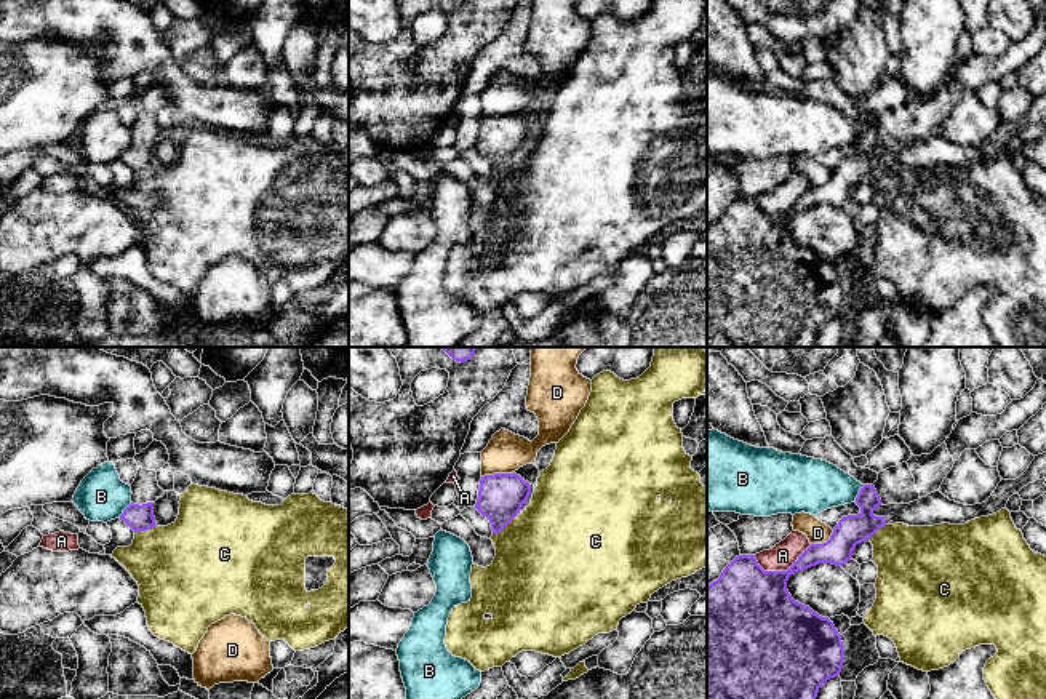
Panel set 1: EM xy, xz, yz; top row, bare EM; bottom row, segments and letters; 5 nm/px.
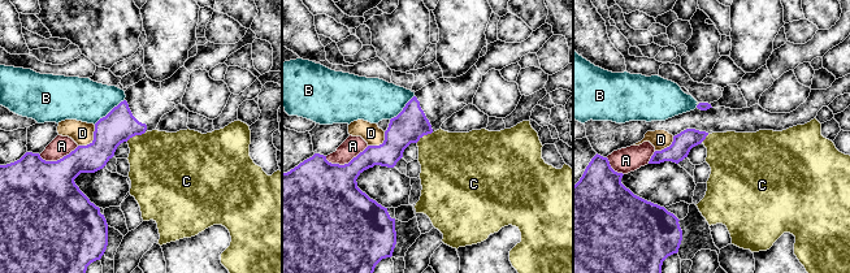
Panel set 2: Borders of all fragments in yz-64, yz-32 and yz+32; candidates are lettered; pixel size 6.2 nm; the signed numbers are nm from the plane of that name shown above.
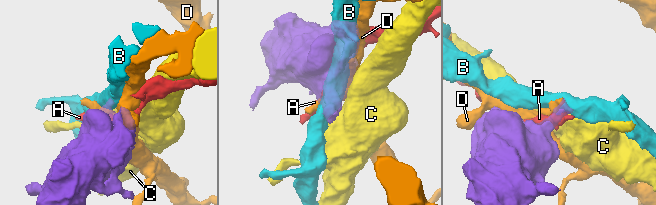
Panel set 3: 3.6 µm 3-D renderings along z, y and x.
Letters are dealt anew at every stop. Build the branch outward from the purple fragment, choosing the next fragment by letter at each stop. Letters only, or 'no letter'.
no letter

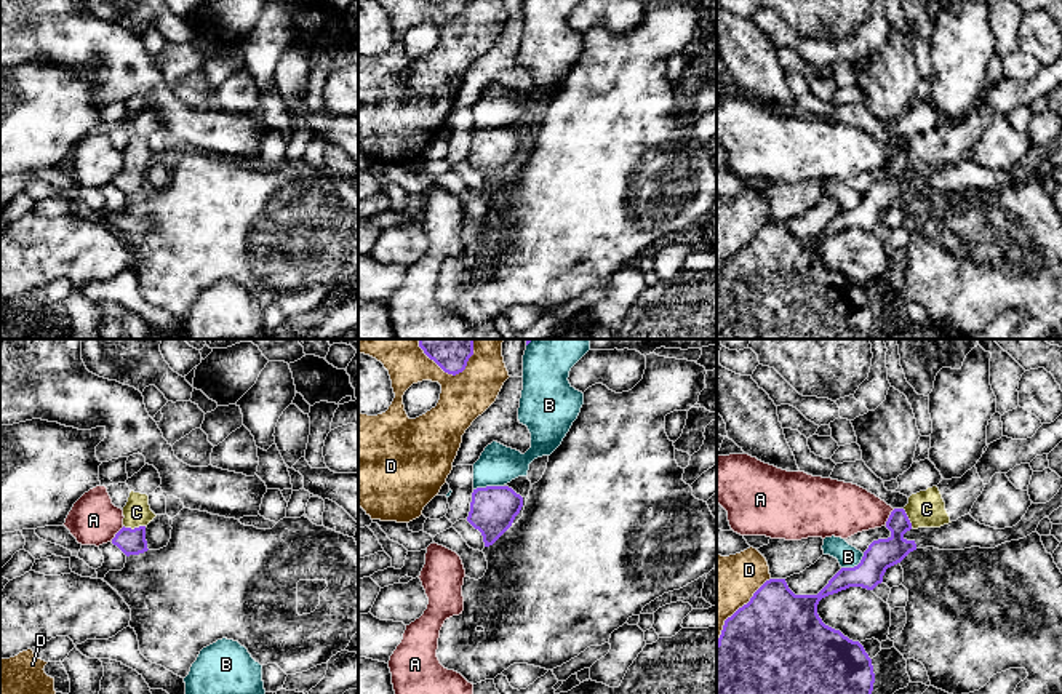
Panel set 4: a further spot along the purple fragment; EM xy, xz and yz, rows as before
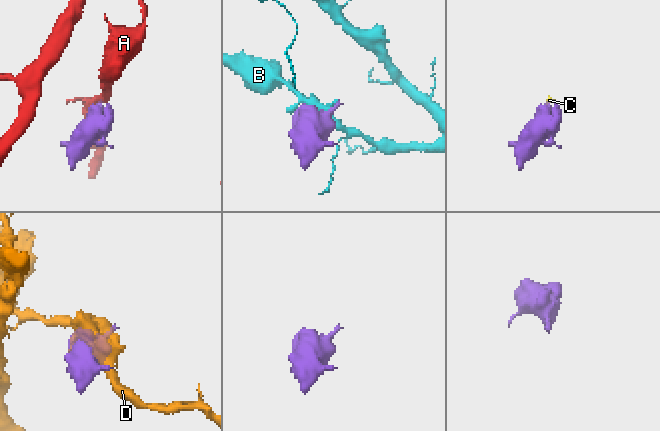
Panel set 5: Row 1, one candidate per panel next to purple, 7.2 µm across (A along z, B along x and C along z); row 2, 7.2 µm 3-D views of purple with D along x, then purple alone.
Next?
C

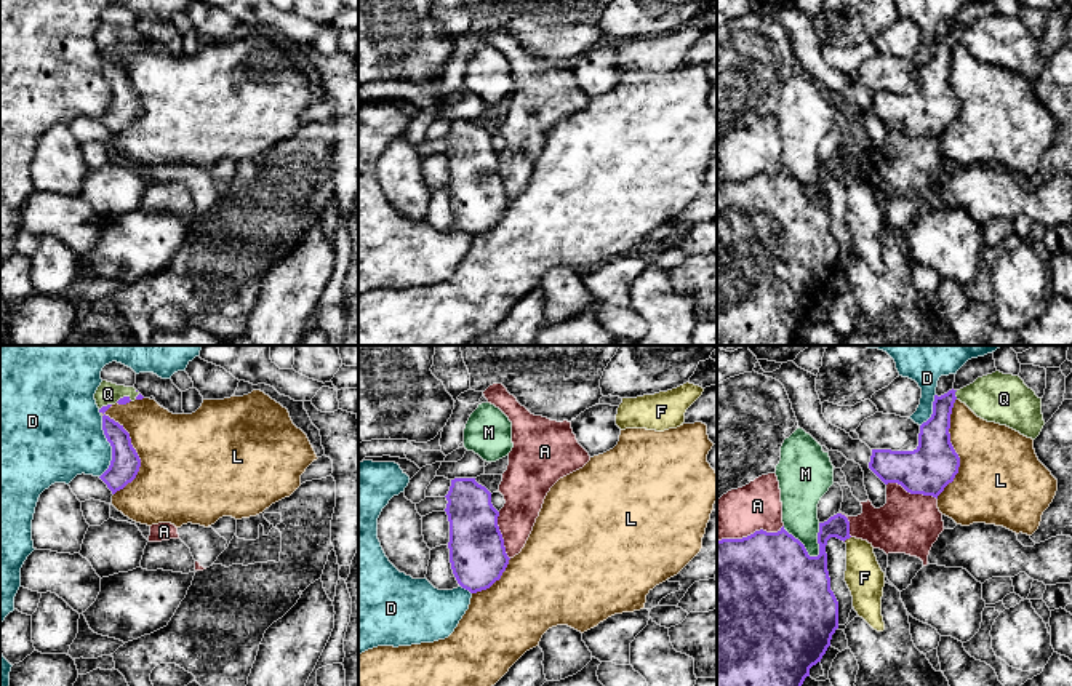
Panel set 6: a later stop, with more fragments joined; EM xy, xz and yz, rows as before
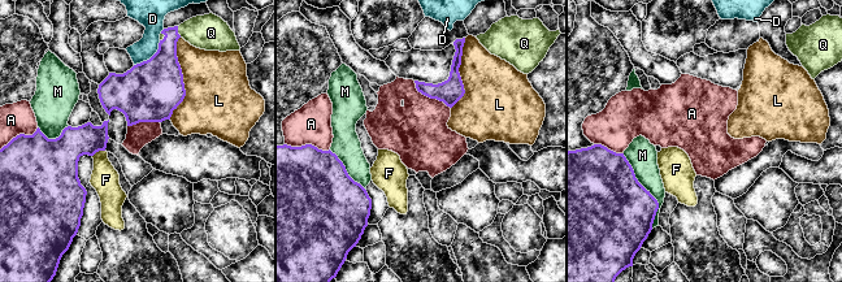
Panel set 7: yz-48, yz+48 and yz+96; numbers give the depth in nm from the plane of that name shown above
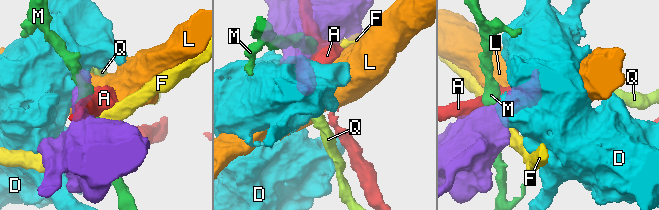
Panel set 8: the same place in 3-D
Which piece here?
Q

